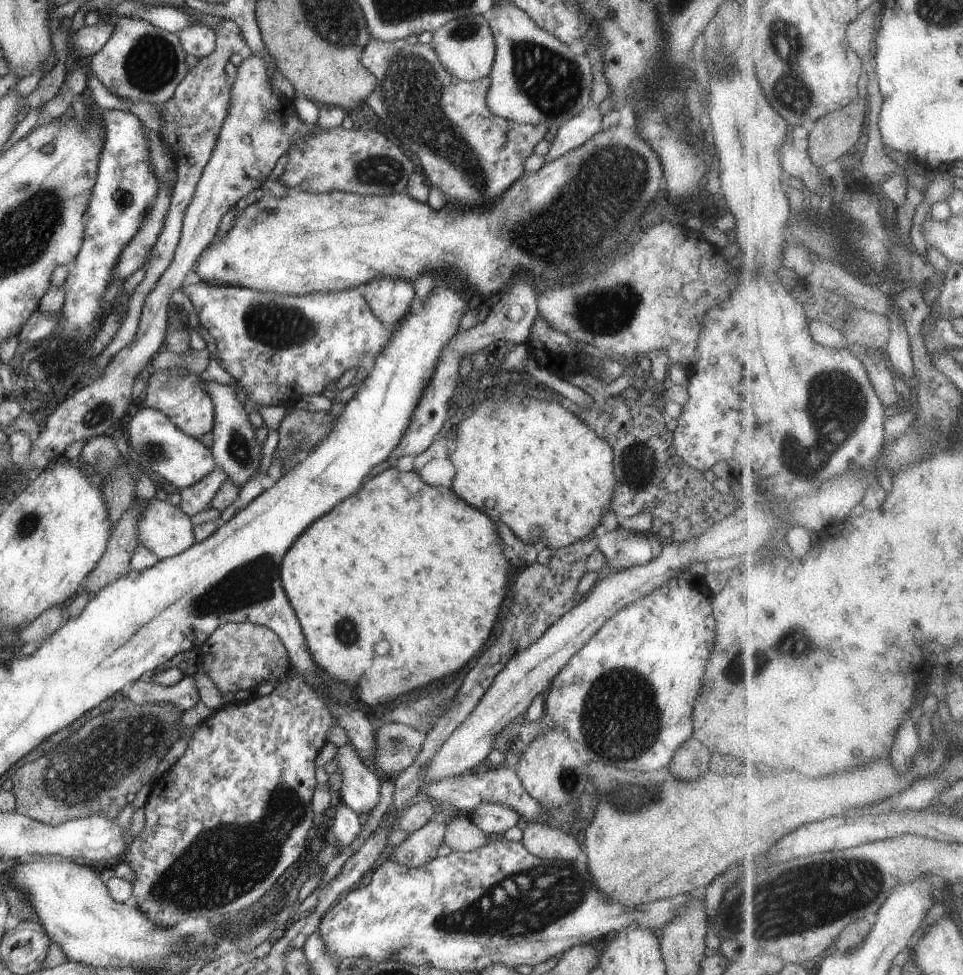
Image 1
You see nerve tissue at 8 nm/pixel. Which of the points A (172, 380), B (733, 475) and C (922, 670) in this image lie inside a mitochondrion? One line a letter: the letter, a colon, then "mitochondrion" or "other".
A: mitochondrion
B: other
C: other

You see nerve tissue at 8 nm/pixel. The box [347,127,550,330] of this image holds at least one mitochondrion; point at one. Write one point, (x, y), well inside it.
(378, 171)

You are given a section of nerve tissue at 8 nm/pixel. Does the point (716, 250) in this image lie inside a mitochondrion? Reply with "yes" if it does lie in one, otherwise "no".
no

